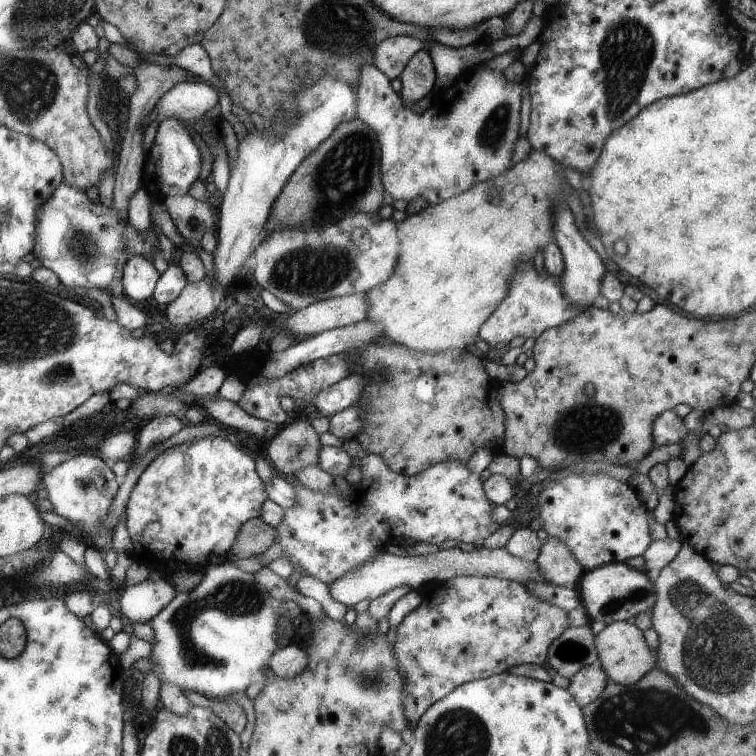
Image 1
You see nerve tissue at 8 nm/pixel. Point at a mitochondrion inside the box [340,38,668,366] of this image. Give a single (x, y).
(492, 135)

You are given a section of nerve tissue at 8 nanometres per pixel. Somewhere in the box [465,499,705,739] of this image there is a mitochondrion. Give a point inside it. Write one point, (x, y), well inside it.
(570, 650)

